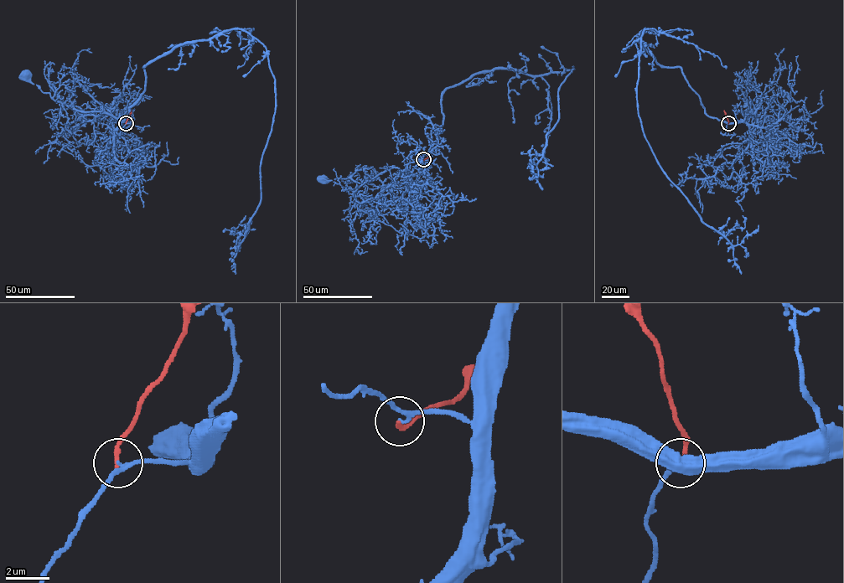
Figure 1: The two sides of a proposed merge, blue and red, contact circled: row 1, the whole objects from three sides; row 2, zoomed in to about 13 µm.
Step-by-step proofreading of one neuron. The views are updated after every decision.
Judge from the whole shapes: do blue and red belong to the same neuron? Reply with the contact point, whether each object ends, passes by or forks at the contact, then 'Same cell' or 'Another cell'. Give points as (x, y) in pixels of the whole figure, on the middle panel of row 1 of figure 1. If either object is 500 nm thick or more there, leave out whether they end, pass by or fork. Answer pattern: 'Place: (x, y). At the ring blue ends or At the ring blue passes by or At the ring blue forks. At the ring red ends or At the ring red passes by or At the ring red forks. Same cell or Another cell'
Place: (423, 159). At the ring blue passes by. At the ring red ends. Another cell

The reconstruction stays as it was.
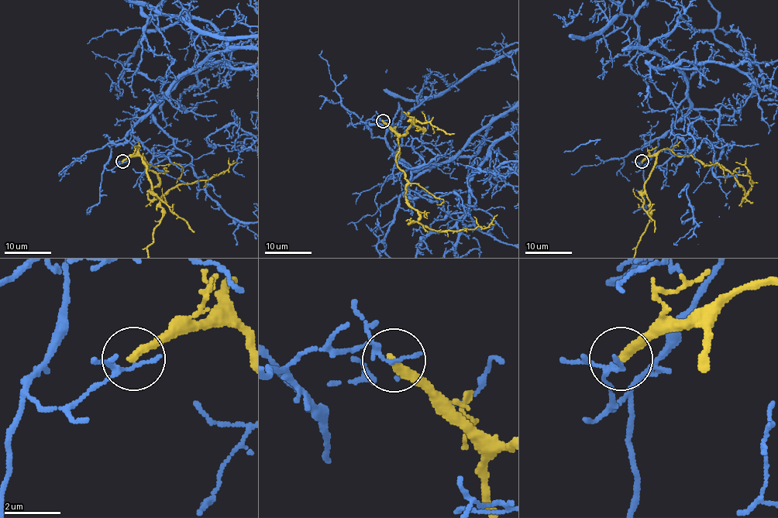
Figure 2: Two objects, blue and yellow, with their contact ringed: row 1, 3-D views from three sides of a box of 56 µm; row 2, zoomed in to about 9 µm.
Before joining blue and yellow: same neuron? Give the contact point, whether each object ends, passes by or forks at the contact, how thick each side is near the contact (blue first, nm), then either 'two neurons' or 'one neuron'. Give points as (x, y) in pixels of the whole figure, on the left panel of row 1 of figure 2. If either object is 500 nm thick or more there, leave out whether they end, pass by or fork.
(122, 161) | blue passes by | yellow ends | 110/320 nm | two neurons

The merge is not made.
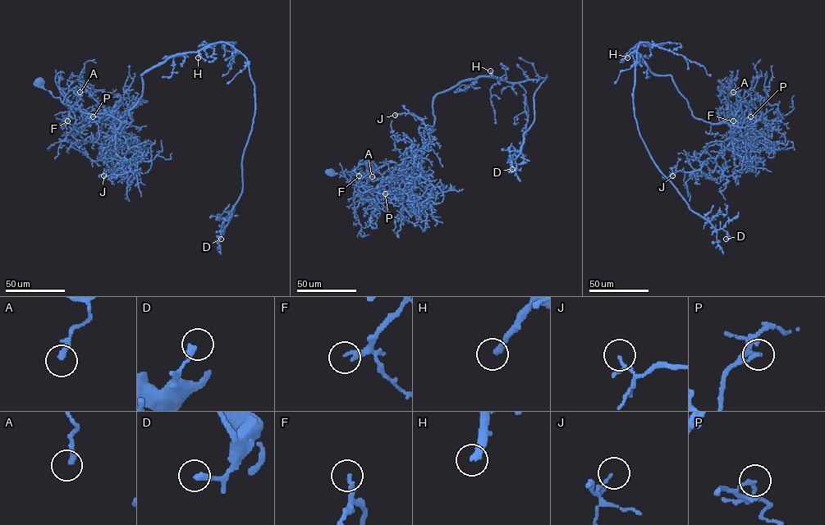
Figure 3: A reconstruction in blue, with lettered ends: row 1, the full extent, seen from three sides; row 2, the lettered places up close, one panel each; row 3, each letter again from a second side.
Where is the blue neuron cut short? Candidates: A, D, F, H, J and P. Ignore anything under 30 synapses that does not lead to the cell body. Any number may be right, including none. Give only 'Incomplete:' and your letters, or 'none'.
Incomplete: F, H

